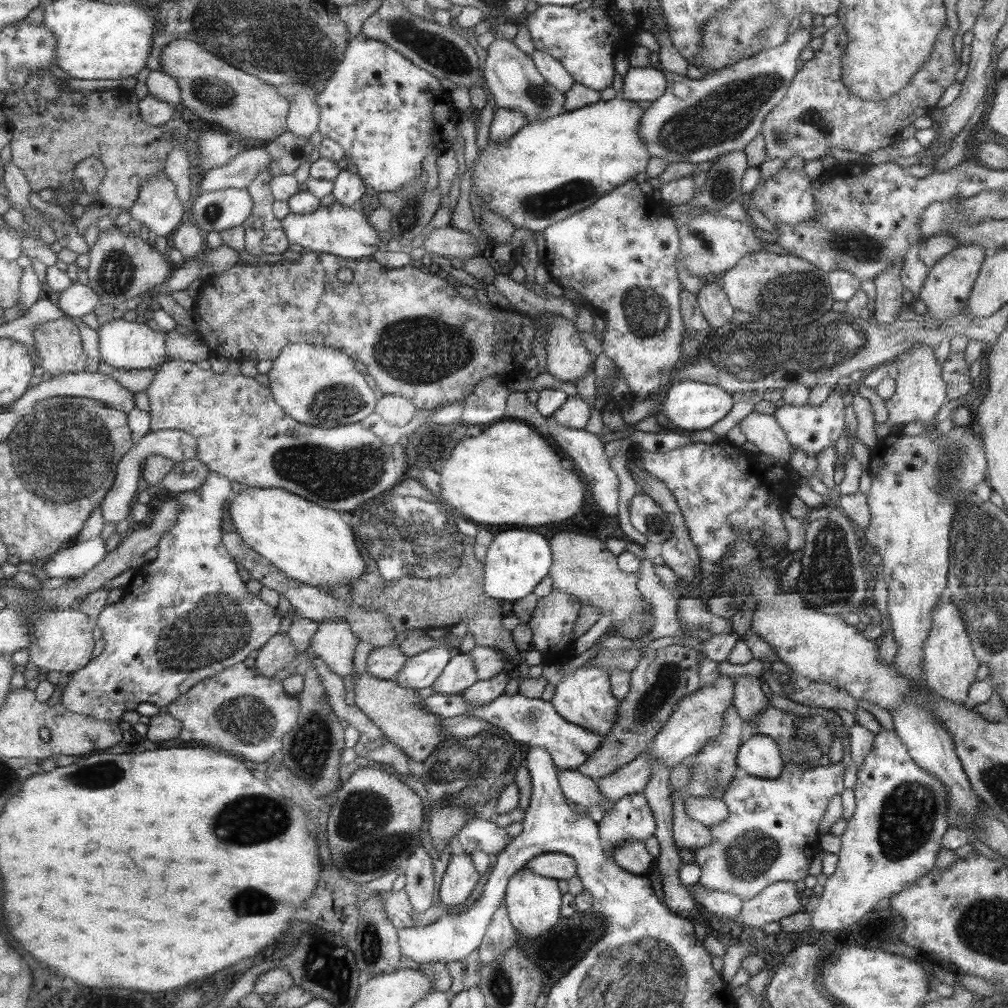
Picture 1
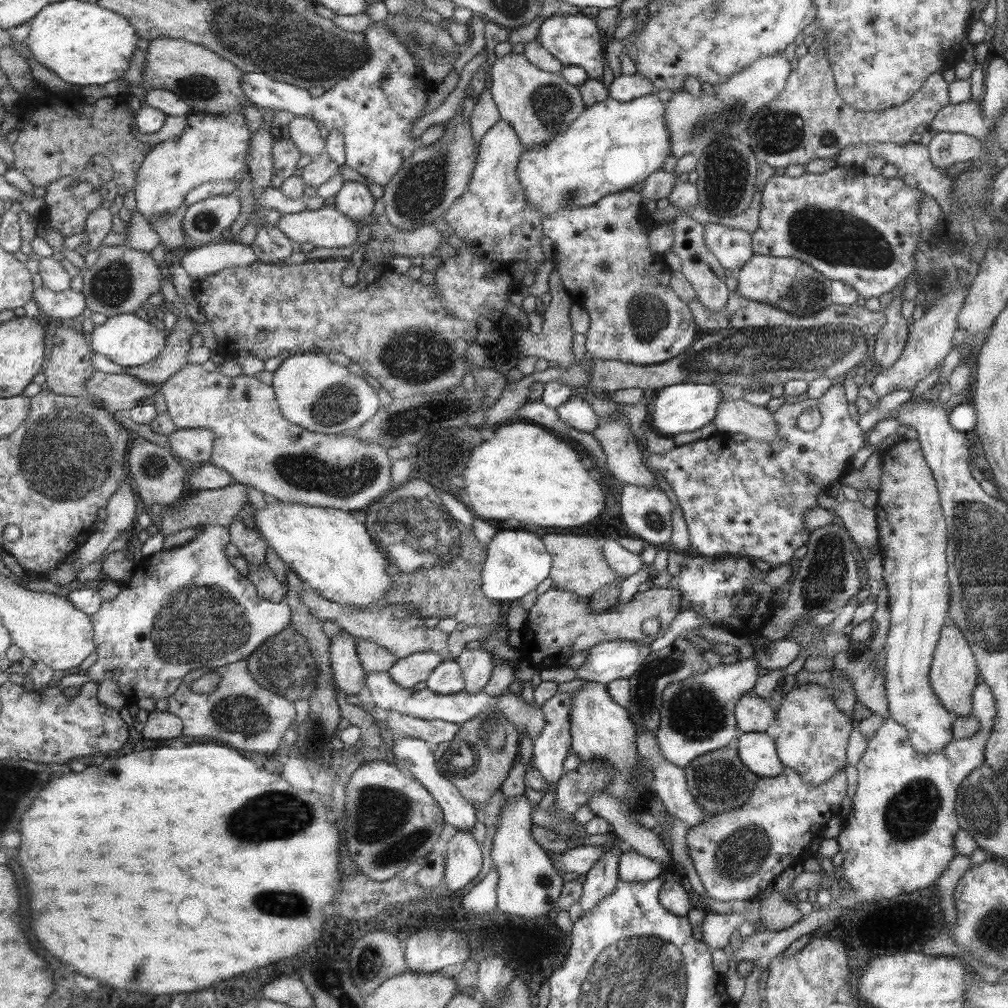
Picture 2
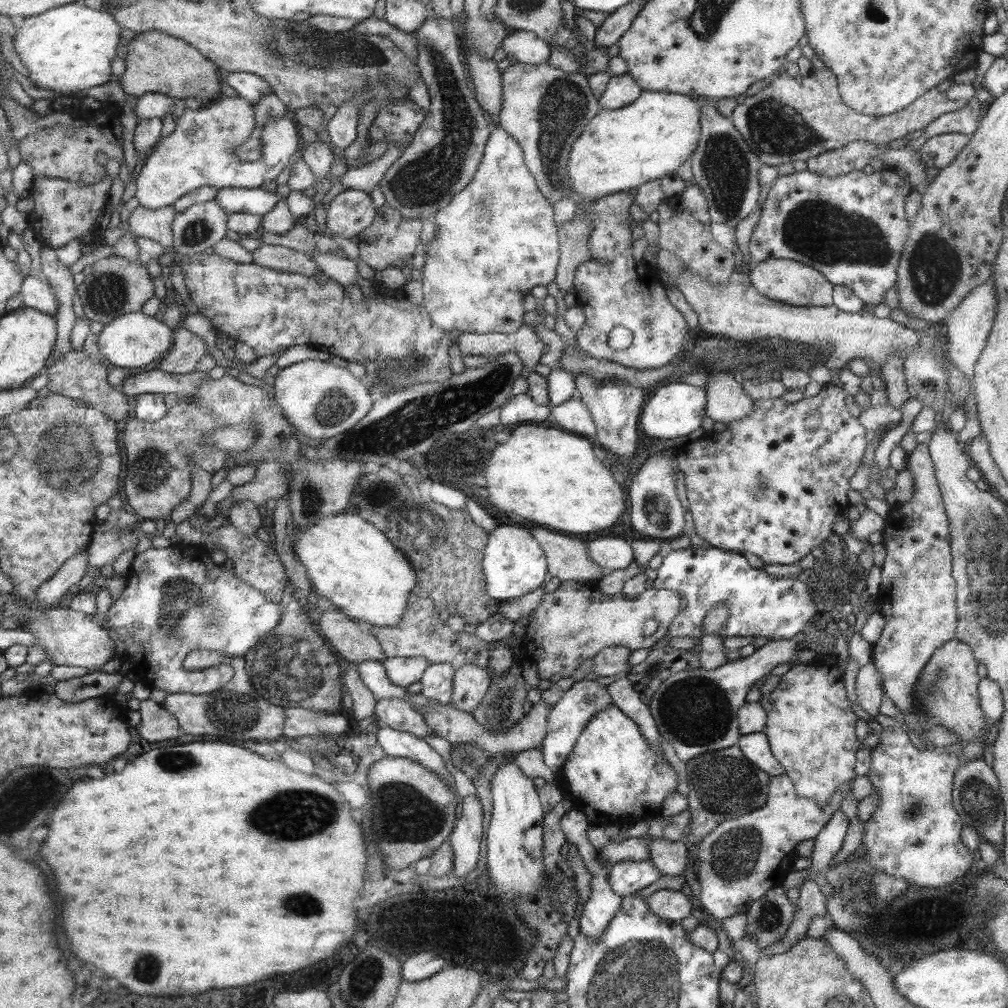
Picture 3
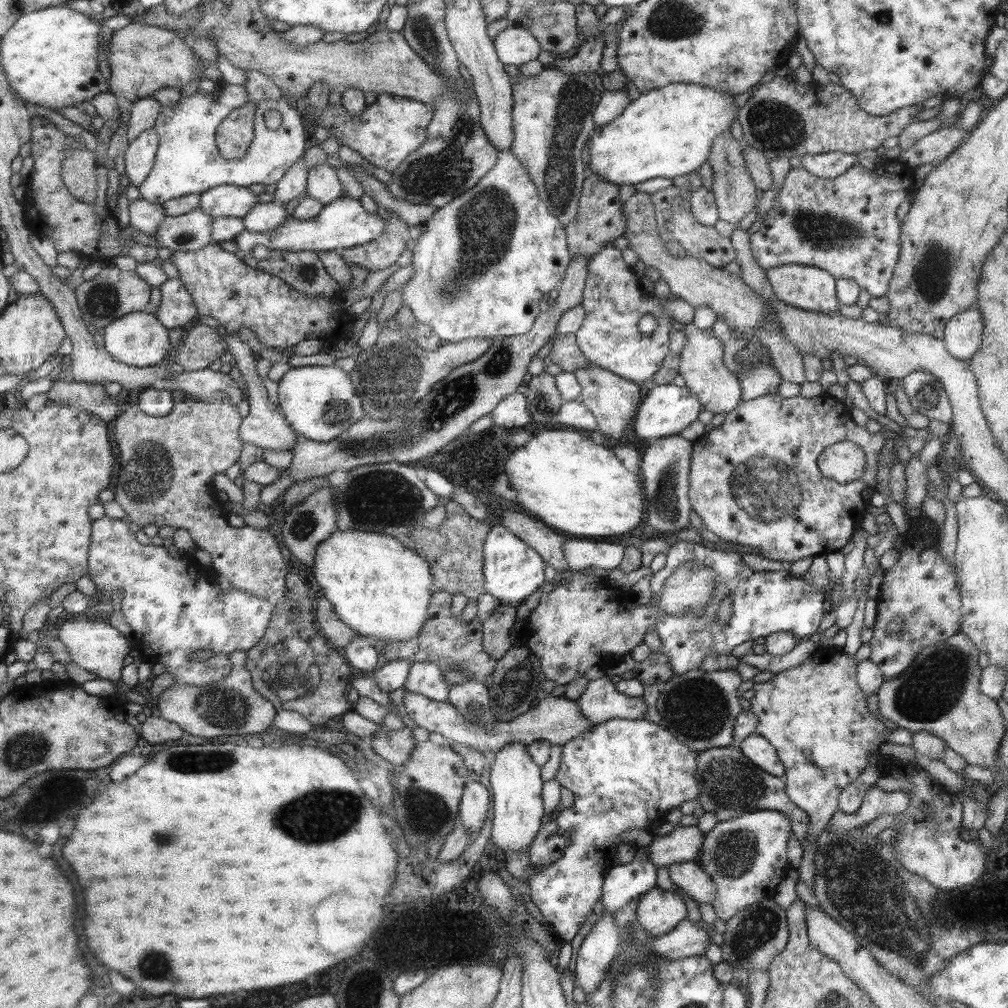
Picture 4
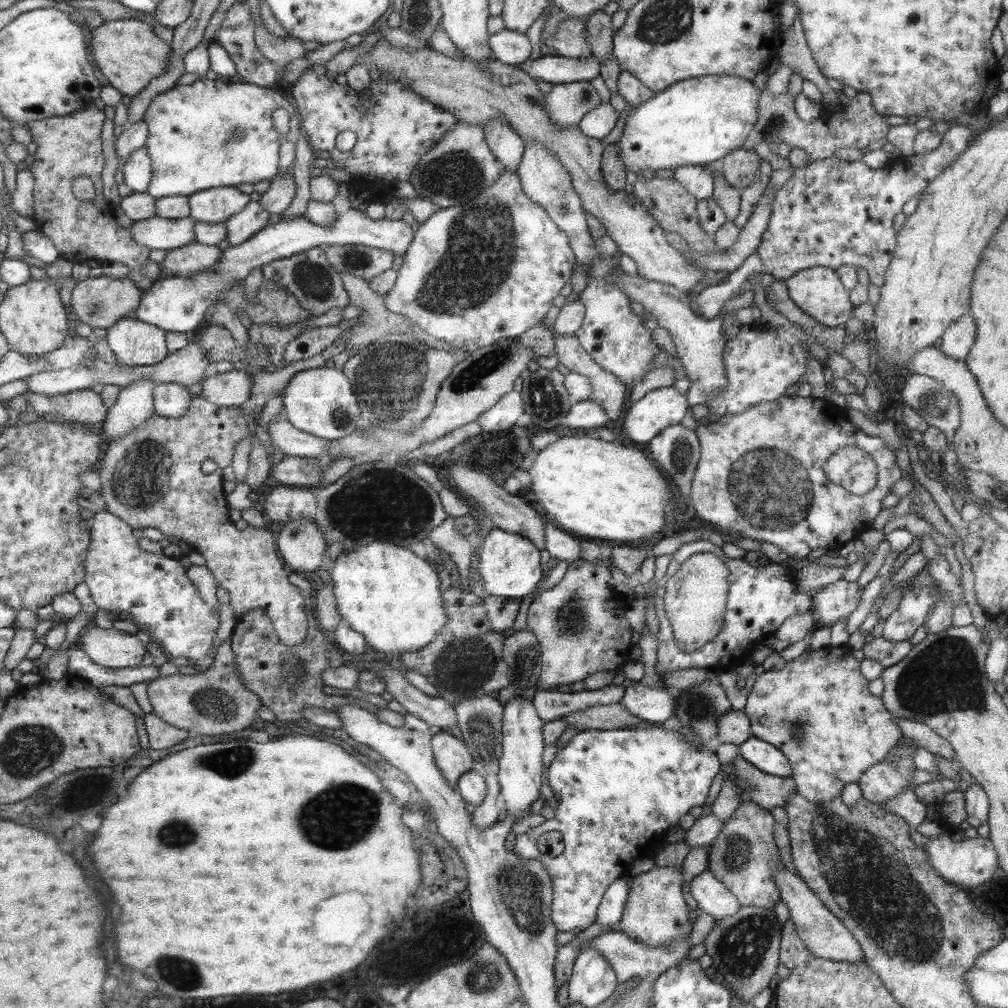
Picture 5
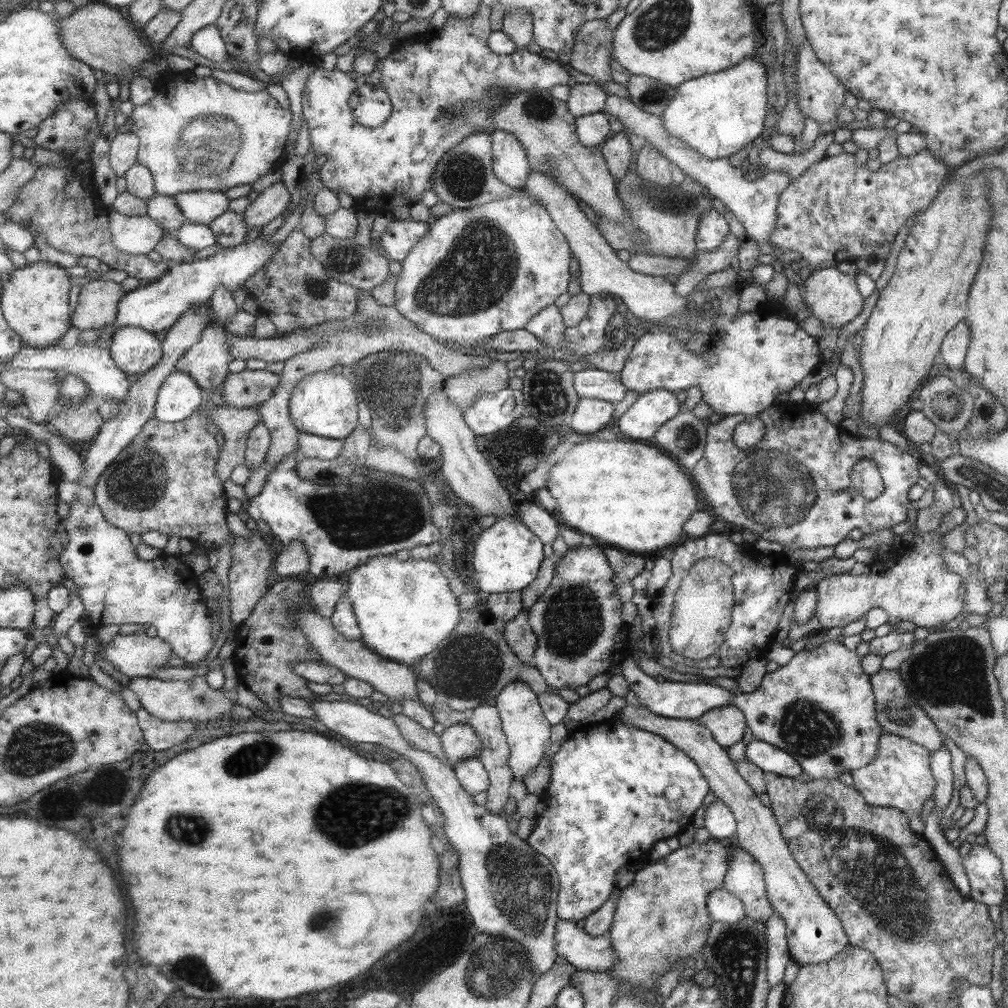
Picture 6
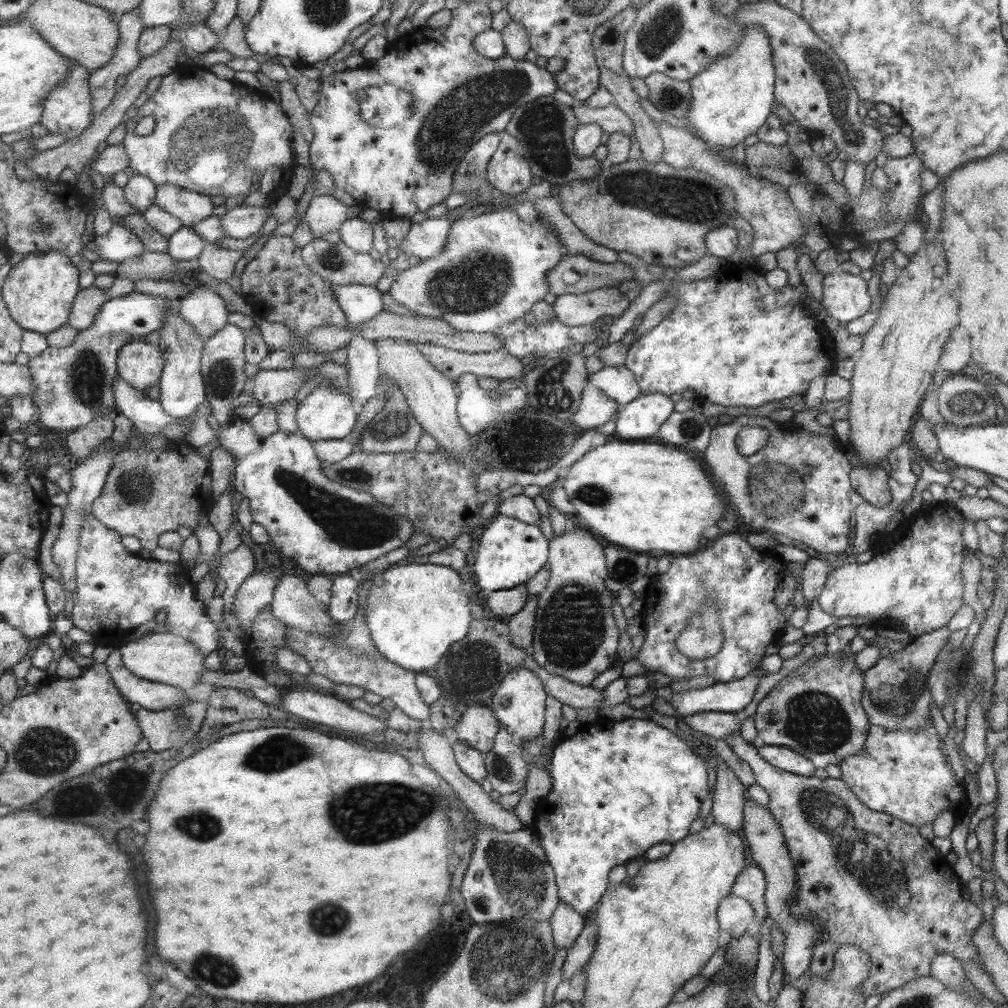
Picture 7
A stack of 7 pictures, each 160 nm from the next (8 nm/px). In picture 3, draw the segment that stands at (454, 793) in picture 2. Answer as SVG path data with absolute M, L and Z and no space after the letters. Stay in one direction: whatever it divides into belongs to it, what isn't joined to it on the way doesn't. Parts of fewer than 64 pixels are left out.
M378 727L374 735L377 744L387 757L405 757L421 763L439 775L450 786L456 797L460 798L454 789L453 777L447 773L441 757L423 739L389 727Z

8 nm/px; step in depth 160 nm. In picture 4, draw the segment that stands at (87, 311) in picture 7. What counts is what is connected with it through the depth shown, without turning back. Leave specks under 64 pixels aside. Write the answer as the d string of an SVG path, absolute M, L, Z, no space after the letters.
M102 265L102 270L88 281L83 281L76 288L79 306L85 322L93 324L96 328L105 329L117 319L127 314L149 310L152 286L143 278L136 269L131 271L120 270L112 266Z

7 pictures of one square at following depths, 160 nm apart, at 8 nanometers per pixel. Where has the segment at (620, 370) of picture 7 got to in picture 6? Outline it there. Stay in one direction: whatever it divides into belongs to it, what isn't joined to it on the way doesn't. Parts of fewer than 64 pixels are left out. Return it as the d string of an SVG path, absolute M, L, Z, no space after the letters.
M591 367L574 372L573 388L579 398L604 400L612 404L619 402L628 391L620 381L620 373Z

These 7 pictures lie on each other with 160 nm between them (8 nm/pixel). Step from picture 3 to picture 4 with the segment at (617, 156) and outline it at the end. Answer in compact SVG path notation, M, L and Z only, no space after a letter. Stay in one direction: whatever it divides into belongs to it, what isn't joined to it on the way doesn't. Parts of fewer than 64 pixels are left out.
M669 84L643 95L630 102L615 121L593 130L588 136L587 146L584 147L585 162L589 174L597 173L602 179L614 185L632 184L649 180L649 178L675 178L697 171L706 162L711 151L713 140L727 131L729 125L737 118L737 110L733 97L727 92L717 92L701 84Z

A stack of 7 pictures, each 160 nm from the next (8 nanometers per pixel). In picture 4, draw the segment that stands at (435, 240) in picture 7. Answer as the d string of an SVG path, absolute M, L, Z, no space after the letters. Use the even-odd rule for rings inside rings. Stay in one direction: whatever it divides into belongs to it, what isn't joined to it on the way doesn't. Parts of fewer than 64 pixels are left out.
M339 197L323 209L317 216L310 220L295 220L290 216L281 226L273 230L263 232L247 232L245 229L239 234L240 256L252 255L251 250L255 246L265 246L267 250L275 252L301 252L320 250L335 251L361 246L367 242L376 240L385 229L384 220L376 214L368 214L363 210L358 199ZM169 279L160 286L160 303L156 306L154 315L169 328L183 327L187 329L196 321L198 310L191 302L191 295L185 290L183 281Z

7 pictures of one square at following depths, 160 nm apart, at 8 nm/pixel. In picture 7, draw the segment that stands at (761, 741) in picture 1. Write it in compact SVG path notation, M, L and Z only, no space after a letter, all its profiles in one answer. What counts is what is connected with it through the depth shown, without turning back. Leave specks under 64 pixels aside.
M759 746L758 753L769 764L801 777L813 777L815 766L808 758L784 746Z

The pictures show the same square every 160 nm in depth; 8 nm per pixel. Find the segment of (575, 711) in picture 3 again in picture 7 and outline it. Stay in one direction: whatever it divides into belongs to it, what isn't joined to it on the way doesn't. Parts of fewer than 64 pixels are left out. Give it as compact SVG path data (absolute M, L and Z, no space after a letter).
M753 669L747 676L727 683L714 683L707 688L695 688L672 693L669 704L681 716L700 712L727 712L734 714L749 704L764 670Z

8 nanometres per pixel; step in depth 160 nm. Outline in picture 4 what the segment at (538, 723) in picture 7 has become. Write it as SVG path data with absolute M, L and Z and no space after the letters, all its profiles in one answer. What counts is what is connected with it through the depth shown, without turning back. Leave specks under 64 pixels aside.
M506 742L491 758L490 795L493 821L489 840L504 855L507 851L527 851L541 826L541 776L539 765L523 743Z

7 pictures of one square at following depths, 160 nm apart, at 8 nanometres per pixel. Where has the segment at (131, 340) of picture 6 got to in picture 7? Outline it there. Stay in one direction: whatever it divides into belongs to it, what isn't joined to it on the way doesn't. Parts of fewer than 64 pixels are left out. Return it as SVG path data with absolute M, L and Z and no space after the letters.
M144 338L126 344L119 353L120 377L139 392L145 392L160 382L165 365L161 348L147 343Z

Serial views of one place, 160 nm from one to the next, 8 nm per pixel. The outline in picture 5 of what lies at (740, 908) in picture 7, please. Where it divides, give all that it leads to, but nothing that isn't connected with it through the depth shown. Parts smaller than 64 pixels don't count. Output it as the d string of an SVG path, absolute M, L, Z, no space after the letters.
M707 869L690 880L689 892L699 910L710 914L714 920L733 916L740 902Z

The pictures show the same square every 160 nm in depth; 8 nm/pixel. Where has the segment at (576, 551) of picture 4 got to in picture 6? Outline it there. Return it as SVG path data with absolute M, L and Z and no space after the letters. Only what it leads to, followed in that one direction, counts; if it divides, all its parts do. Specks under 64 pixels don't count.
M528 500L517 503L516 516L545 544L552 544L555 537L559 535L557 518L554 515L547 512L539 504L530 503Z

